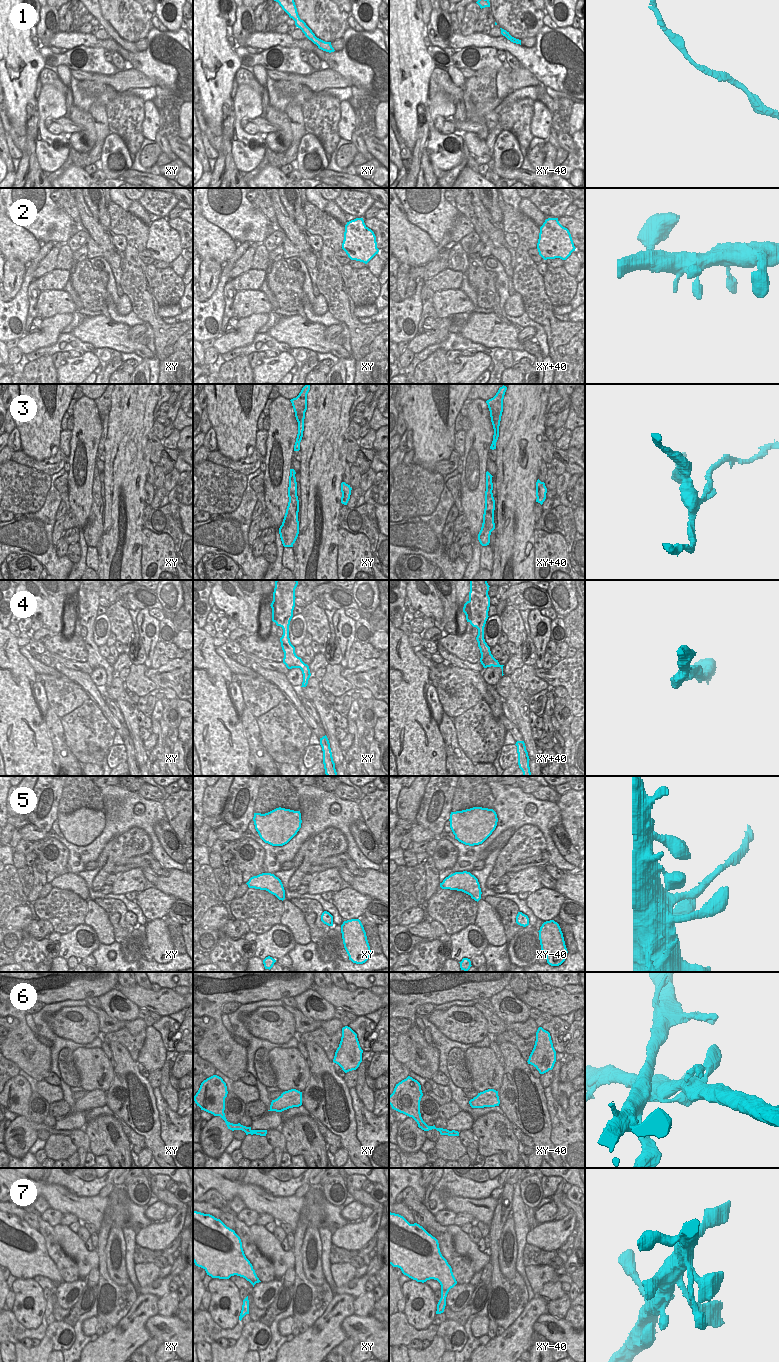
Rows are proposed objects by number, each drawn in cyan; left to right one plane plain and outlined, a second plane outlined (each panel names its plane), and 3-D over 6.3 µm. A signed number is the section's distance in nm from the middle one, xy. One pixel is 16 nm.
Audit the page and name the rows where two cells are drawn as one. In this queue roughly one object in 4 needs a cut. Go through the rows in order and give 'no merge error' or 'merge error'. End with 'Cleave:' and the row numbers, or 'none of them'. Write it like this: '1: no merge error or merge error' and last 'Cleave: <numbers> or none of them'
1: no merge error
2: no merge error
3: merge error
4: no merge error
5: merge error
6: merge error
7: no merge error
Cleave: 3, 5, 6

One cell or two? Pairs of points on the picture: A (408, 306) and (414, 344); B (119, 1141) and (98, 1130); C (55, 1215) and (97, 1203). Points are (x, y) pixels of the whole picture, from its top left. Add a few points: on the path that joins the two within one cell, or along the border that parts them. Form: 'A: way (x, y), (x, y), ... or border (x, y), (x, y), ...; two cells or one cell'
A: border (417, 333), (409, 341); two cells
B: way (114, 1143), (103, 1133); one cell
C: border (50, 1207), (62, 1213); two cells

